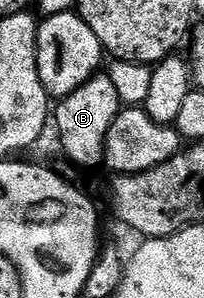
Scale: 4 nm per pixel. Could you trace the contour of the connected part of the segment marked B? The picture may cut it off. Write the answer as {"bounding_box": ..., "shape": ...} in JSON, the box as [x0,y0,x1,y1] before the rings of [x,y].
{"bounding_box":[53,71,121,169],"shape":[[[100,71],[90,77],[73,95],[62,98],[53,109],[53,129],[59,132],[59,141],[63,144],[63,153],[75,165],[83,169],[95,169],[104,164],[105,139],[109,135],[109,127],[119,114],[121,102],[113,80],[106,72]]]}

